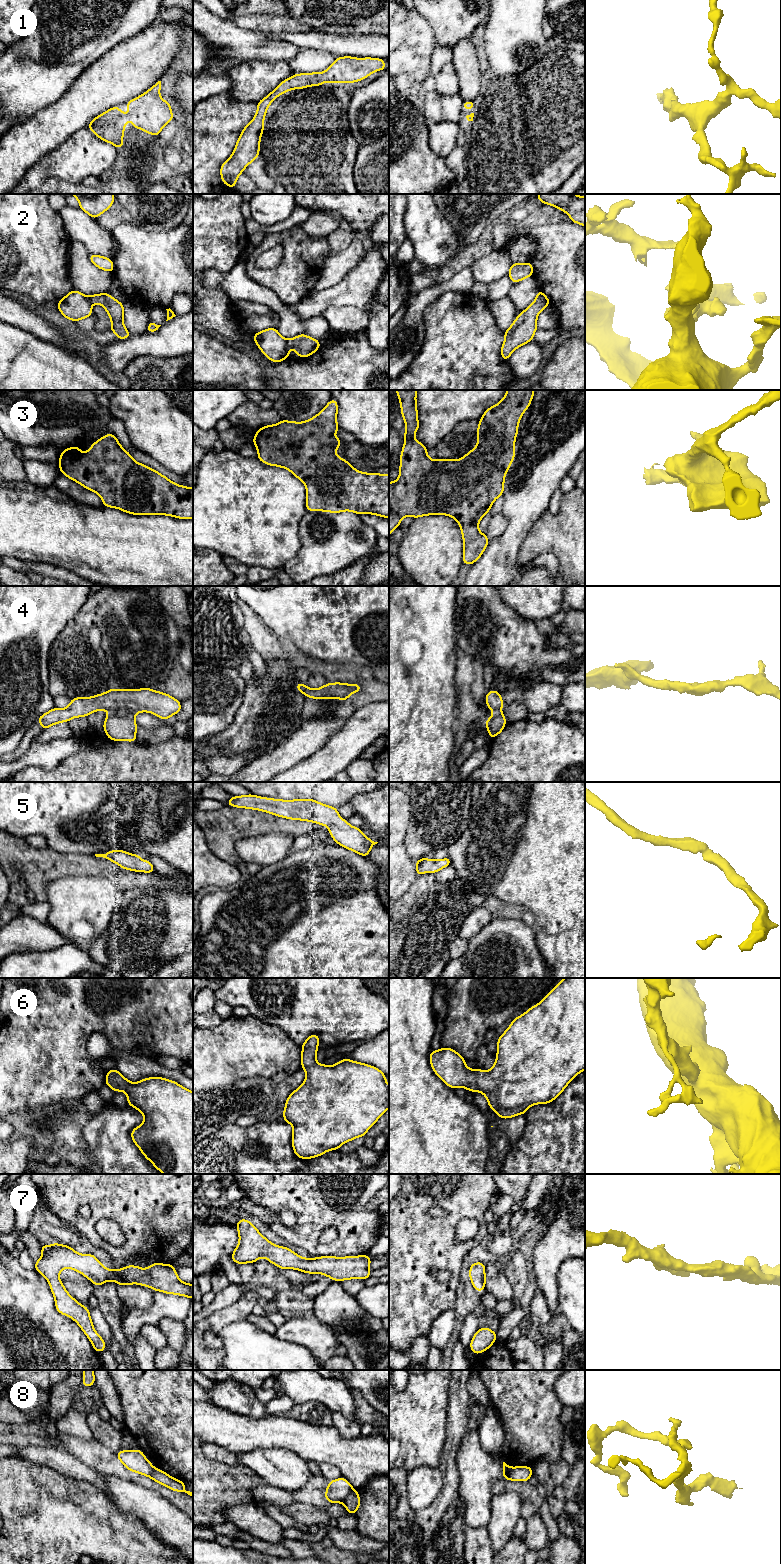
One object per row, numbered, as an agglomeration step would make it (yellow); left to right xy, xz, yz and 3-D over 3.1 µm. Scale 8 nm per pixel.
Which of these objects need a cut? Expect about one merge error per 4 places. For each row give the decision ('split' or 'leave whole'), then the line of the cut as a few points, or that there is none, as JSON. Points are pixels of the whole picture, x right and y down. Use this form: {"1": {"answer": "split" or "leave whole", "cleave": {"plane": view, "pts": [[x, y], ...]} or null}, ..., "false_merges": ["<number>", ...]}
{"1": {"answer": "leave whole", "cleave": null}, "2": {"answer": "leave whole", "cleave": null}, "3": {"answer": "leave whole", "cleave": null}, "4": {"answer": "leave whole", "cleave": null}, "5": {"answer": "leave whole", "cleave": null}, "6": {"answer": "leave whole", "cleave": null}, "7": {"answer": "leave whole", "cleave": null}, "8": {"answer": "split", "cleave": {"plane": "xz", "pts": [[353, 1489], [343, 1503]]}}, "false_merges": ["8"]}

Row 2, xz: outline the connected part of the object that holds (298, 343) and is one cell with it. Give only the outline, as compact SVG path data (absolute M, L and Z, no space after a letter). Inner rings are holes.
M276 327L254 333L253 340L265 357L275 363L290 358L288 353L290 348L296 349L296 356L304 358L310 357L321 346L320 341L306 334L299 334L292 339L285 339Z

